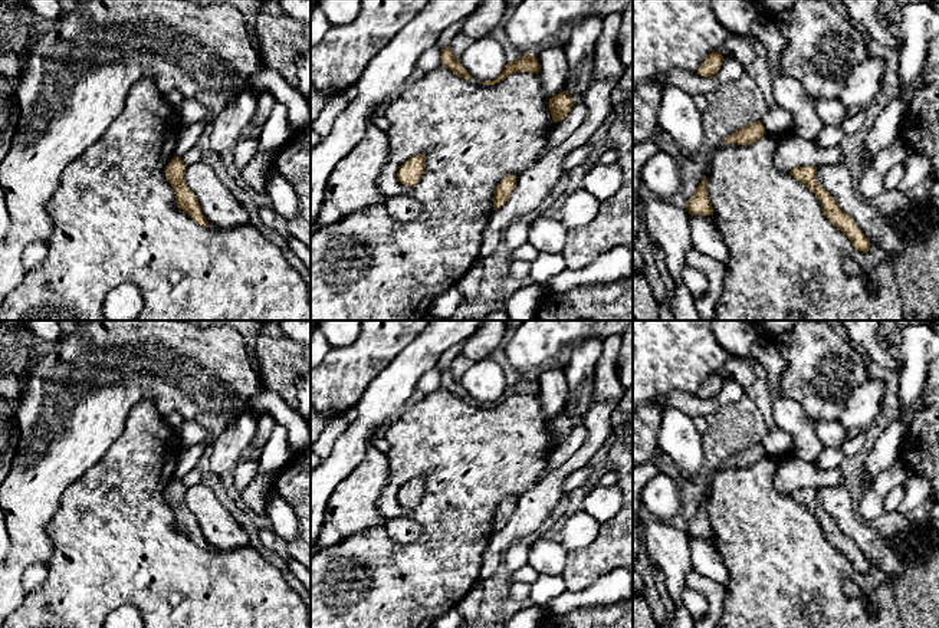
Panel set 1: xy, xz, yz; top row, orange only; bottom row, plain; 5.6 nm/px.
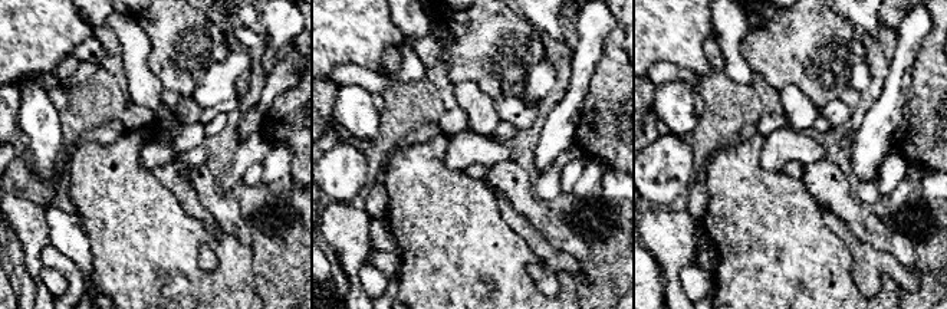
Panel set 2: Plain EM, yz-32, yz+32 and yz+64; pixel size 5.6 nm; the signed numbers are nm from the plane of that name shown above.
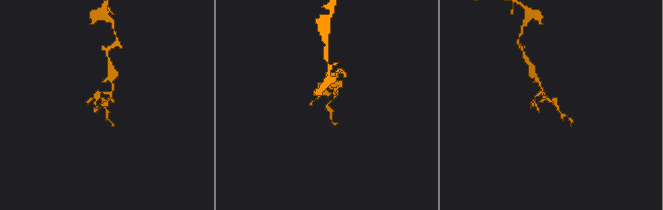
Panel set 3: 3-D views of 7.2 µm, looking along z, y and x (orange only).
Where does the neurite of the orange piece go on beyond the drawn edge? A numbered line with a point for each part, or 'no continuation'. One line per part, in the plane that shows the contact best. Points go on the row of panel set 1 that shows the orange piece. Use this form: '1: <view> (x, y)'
no continuation

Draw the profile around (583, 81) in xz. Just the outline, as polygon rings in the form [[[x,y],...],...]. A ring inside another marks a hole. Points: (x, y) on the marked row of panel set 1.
[[[590,55],[584,60],[580,73],[575,76],[575,89],[581,95],[584,95],[588,91],[590,85],[592,83],[592,79],[594,79],[594,65],[595,65],[595,56]]]

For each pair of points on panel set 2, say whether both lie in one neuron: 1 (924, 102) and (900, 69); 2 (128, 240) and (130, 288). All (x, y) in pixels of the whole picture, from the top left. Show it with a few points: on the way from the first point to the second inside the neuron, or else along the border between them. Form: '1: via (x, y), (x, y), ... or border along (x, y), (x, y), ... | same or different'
1: border along (920, 51), (913, 69), (903, 117) | different
2: via (130, 252), (130, 276) | same

